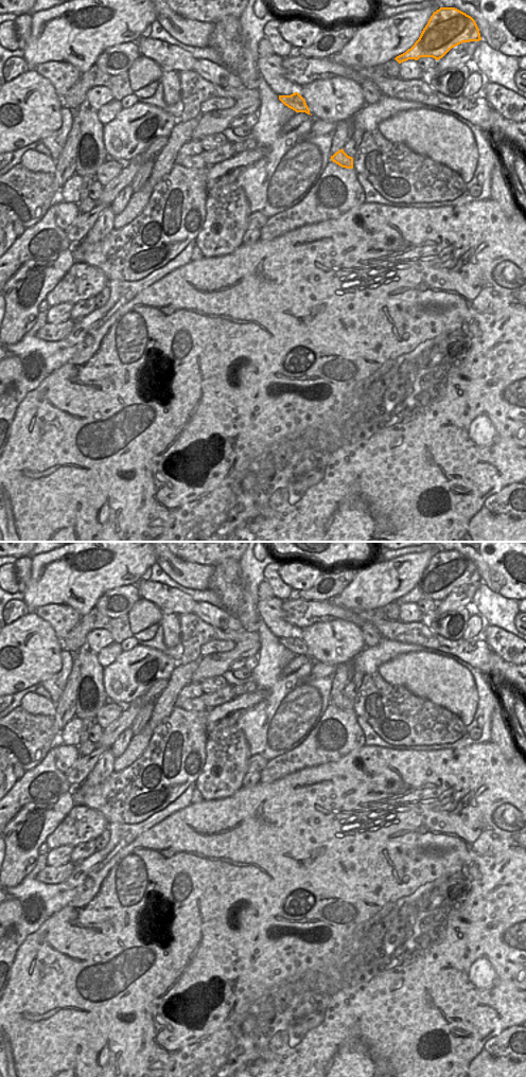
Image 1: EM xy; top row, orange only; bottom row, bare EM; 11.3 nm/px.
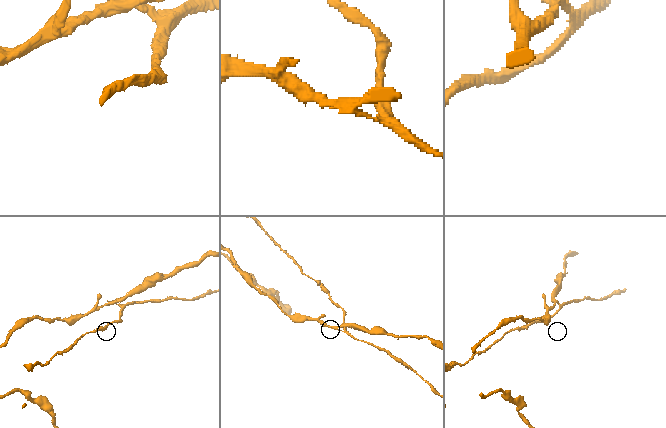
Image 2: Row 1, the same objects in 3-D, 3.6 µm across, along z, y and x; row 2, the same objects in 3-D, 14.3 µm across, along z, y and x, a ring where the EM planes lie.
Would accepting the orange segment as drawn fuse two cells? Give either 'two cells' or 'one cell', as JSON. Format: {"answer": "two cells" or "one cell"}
{"answer": "two cells"}

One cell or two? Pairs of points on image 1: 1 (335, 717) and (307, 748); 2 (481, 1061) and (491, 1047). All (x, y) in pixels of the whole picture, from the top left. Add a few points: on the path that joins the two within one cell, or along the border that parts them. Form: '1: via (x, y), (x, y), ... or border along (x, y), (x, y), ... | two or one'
1: via (347, 731), (345, 743), (333, 742), (322, 749) | one
2: border along (484, 1048), (494, 1057), (512, 1059) | two

